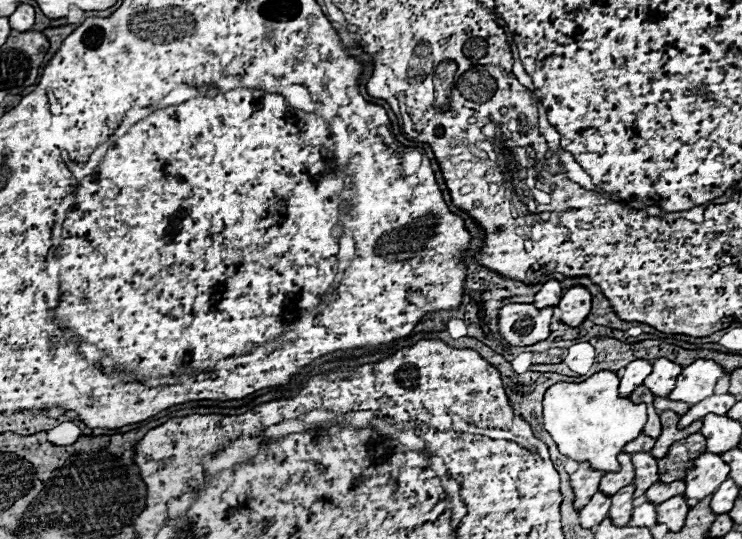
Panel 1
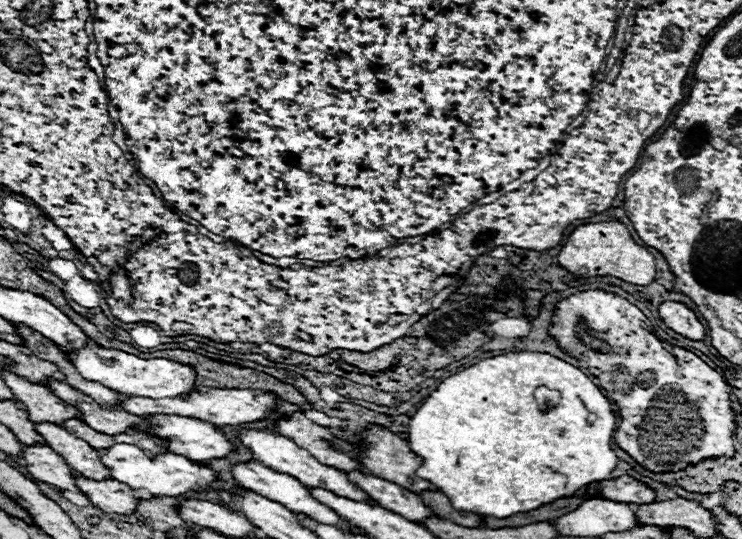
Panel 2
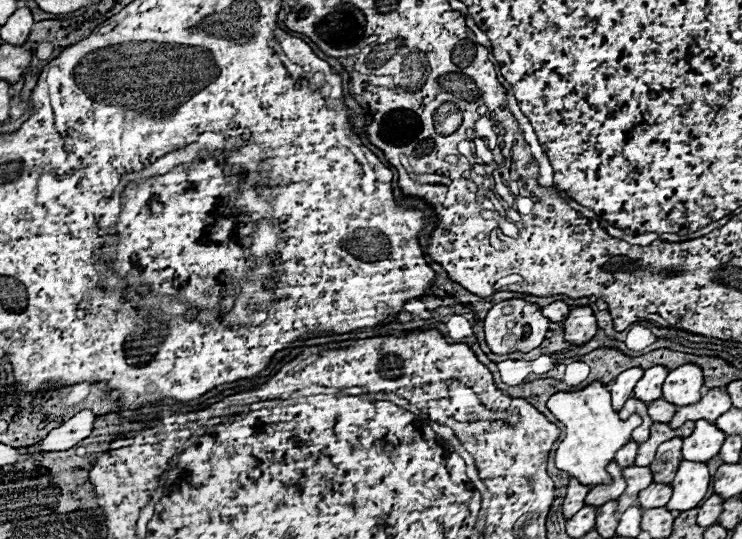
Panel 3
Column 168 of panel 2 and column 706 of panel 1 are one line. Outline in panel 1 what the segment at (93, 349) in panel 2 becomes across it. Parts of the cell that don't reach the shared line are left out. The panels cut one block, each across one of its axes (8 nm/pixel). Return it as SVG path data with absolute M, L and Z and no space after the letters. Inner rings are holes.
M700 358L680 372L676 378L676 388L668 398L676 402L688 402L692 406L714 394L714 384L722 374L724 372L716 362Z

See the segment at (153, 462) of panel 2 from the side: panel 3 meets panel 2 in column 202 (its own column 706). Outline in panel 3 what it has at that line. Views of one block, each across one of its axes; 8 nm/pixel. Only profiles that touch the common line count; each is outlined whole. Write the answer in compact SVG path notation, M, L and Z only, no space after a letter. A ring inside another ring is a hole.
M684 460L676 472L676 478L670 484L674 492L666 508L678 512L694 508L698 502L704 500L708 484L710 484L710 472L706 464Z

